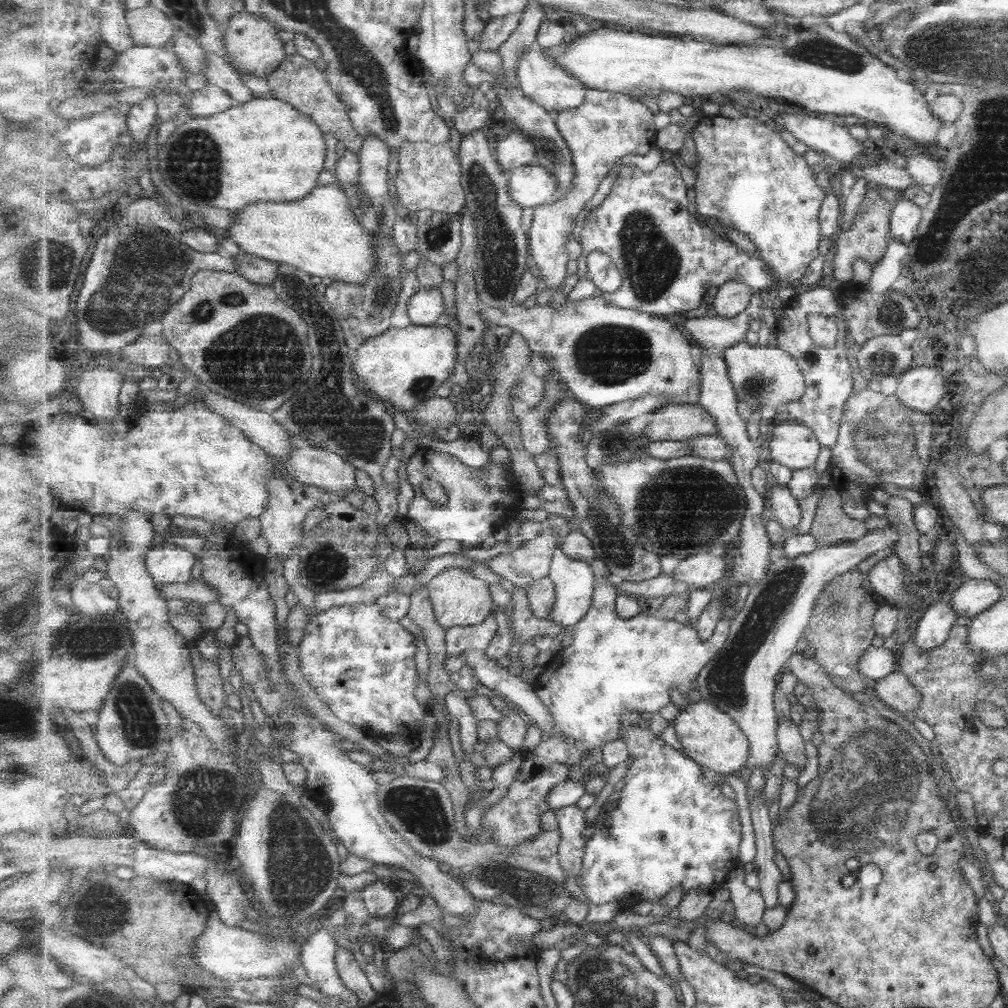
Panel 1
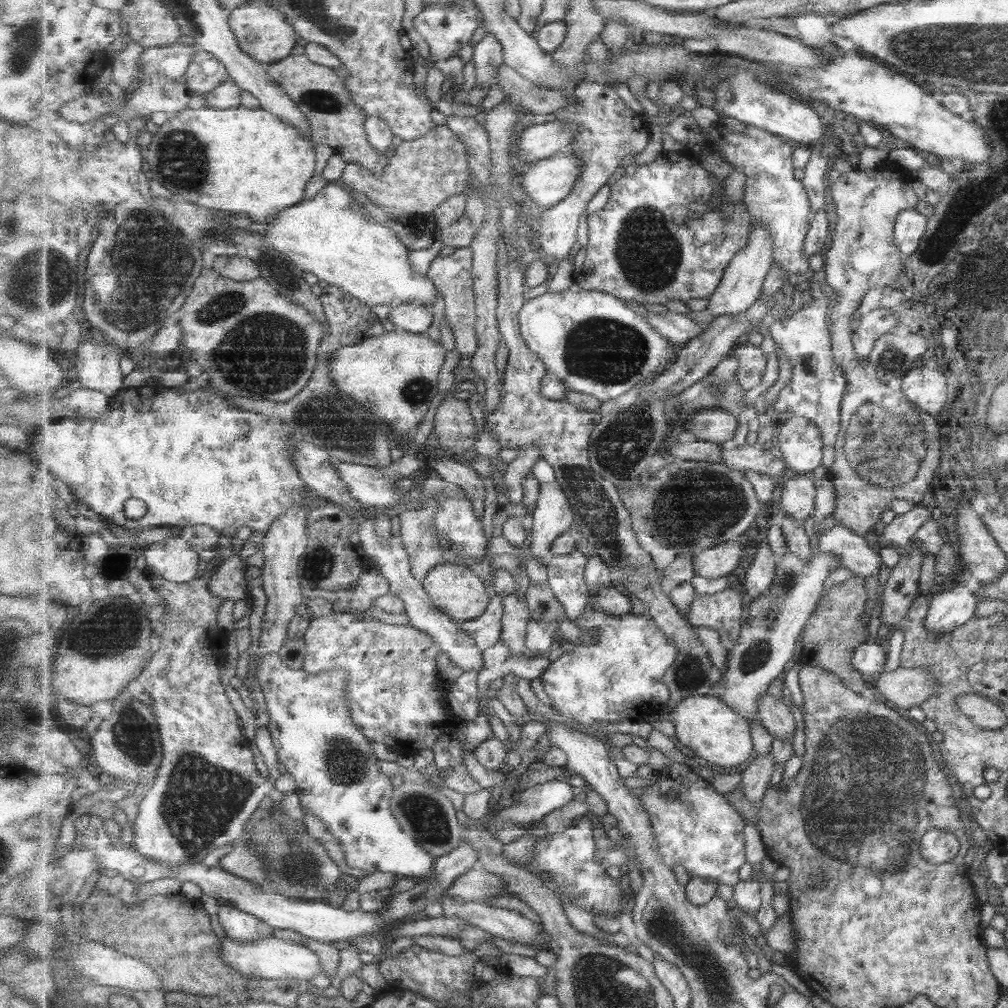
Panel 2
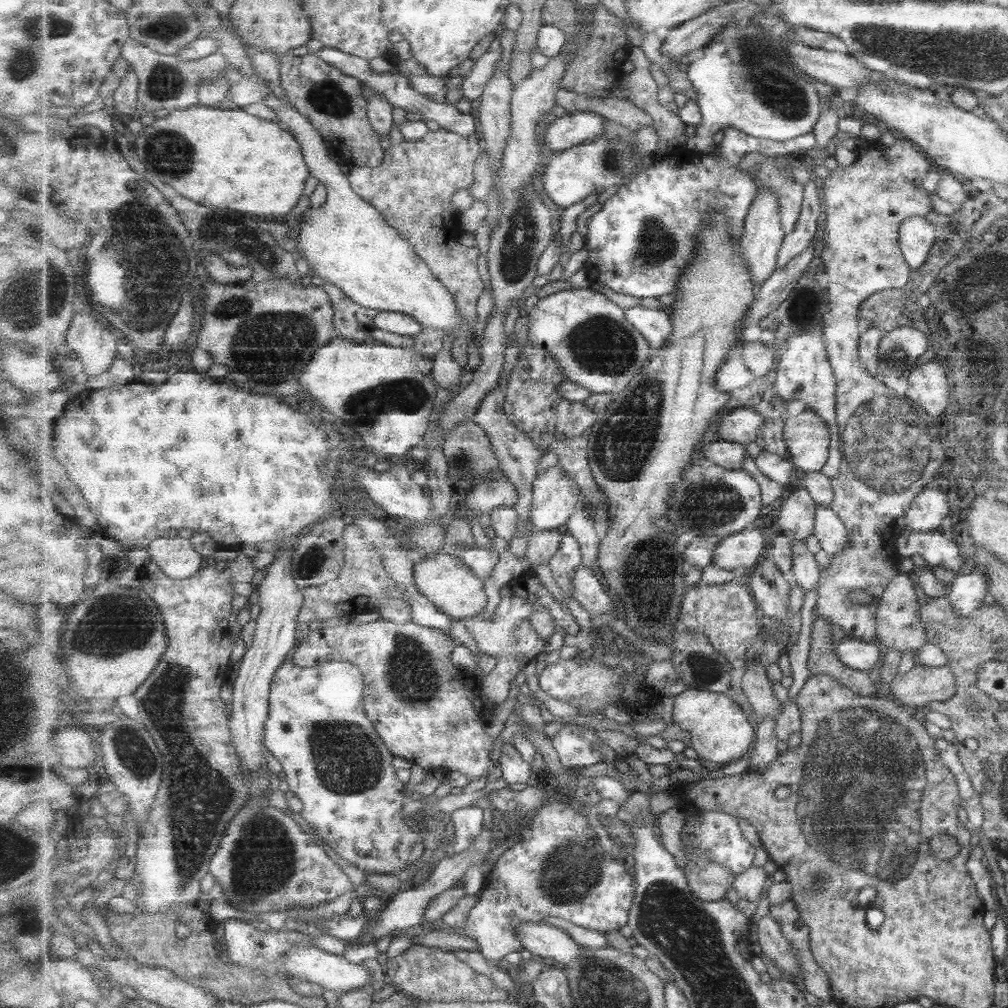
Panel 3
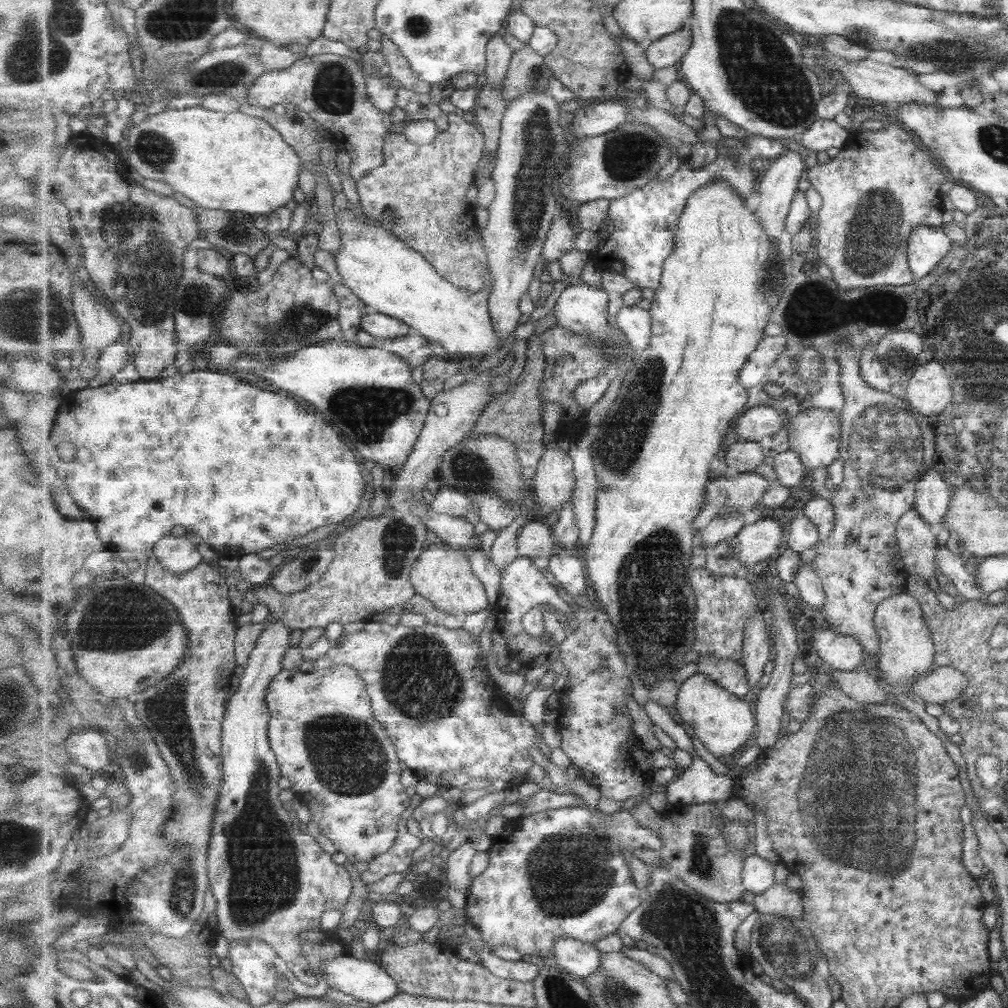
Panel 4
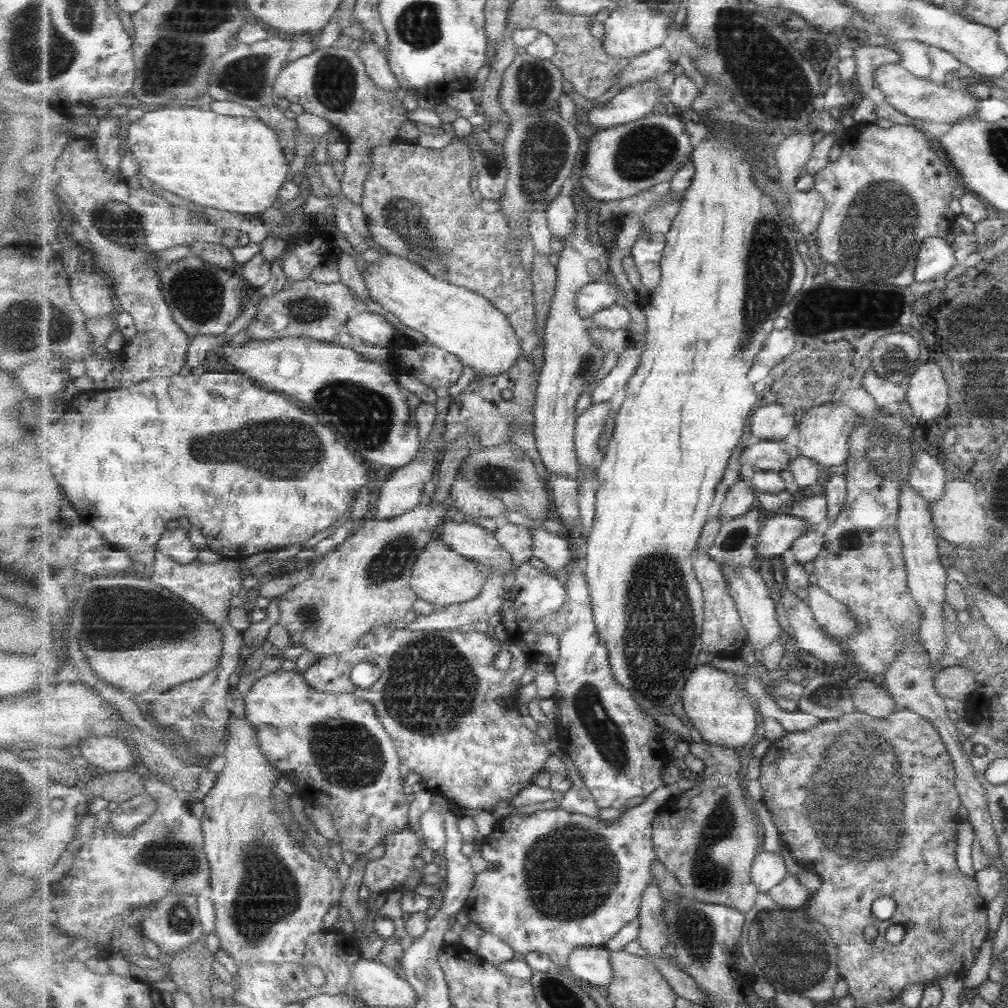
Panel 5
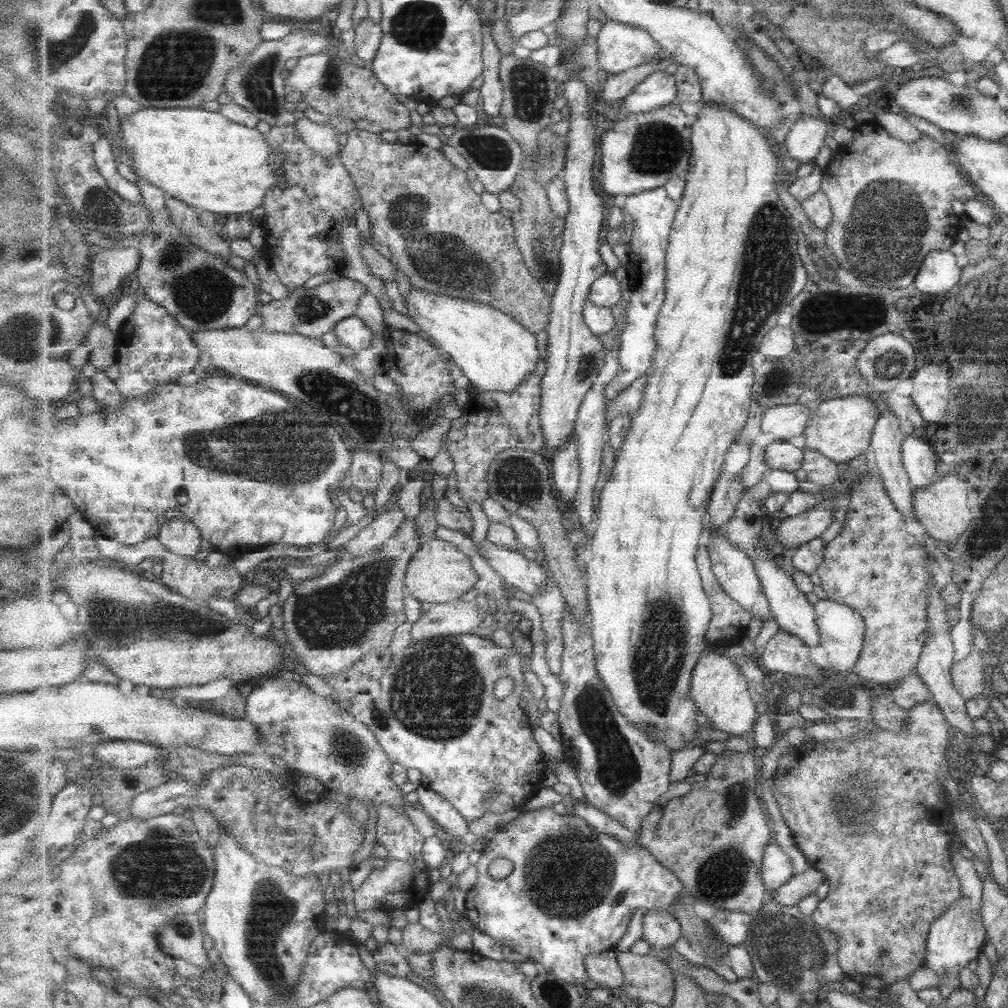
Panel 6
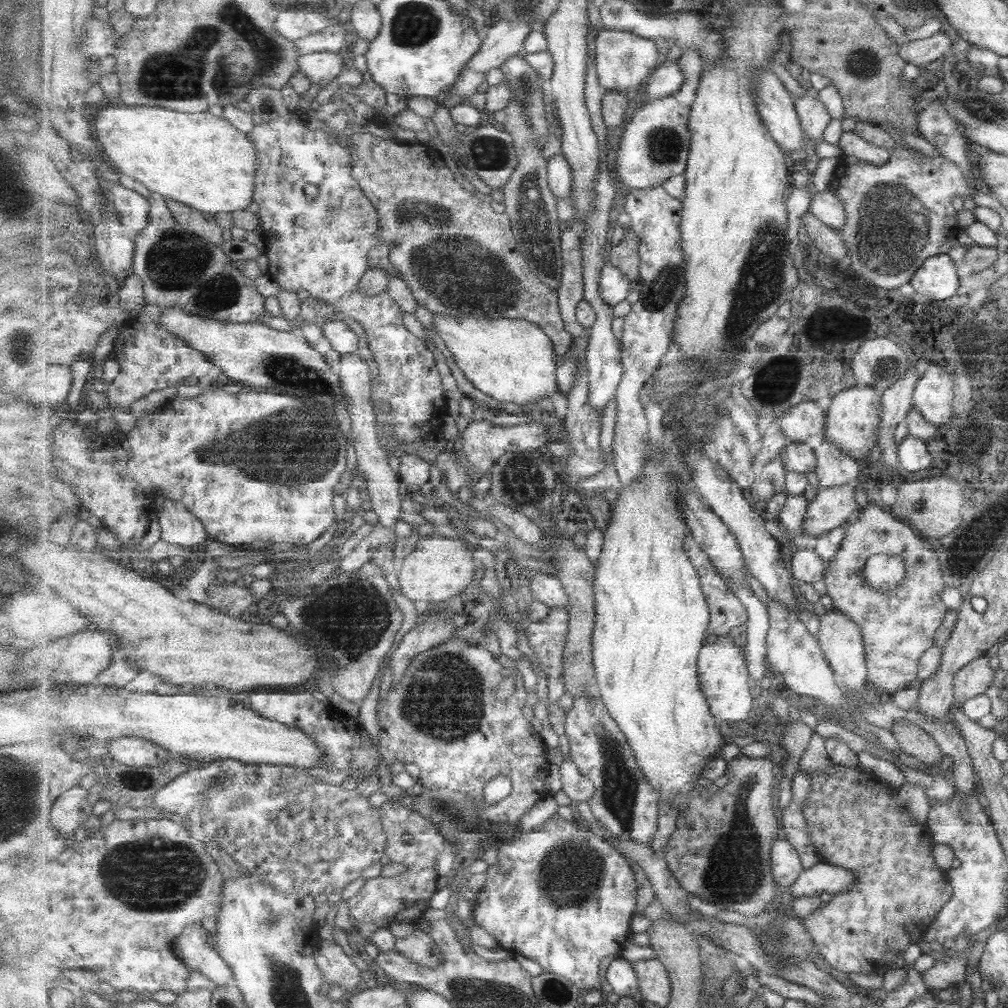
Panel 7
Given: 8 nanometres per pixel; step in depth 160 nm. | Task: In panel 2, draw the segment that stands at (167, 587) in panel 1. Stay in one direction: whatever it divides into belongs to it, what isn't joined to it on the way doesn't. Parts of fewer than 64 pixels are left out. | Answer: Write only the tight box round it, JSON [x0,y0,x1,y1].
[211,555,248,600]

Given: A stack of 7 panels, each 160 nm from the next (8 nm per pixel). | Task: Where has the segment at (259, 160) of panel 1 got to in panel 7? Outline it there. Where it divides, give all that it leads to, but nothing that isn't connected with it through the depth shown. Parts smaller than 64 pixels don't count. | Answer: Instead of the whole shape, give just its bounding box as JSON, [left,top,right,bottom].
[96,102,258,214]

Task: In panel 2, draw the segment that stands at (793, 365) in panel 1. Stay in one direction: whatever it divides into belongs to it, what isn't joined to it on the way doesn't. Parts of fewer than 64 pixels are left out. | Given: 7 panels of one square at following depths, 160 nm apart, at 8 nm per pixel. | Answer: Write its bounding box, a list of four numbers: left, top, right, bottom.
[732,341,767,391]

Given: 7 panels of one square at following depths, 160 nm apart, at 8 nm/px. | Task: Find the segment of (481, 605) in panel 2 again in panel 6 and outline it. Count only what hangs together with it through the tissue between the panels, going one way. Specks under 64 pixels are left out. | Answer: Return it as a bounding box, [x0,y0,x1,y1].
[406,538,480,604]

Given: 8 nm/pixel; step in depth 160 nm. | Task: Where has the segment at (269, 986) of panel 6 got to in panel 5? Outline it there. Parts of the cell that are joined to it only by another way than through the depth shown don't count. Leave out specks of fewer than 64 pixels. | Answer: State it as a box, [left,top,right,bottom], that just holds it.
[201,718,343,966]

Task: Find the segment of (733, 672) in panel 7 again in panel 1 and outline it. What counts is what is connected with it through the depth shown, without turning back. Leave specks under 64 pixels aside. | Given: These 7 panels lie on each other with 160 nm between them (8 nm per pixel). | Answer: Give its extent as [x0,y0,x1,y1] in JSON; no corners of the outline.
[673,700,752,777]

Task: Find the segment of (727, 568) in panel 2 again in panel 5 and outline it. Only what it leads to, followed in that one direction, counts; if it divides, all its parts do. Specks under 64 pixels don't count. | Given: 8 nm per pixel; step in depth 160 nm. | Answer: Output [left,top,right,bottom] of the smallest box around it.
[756,514,812,559]

